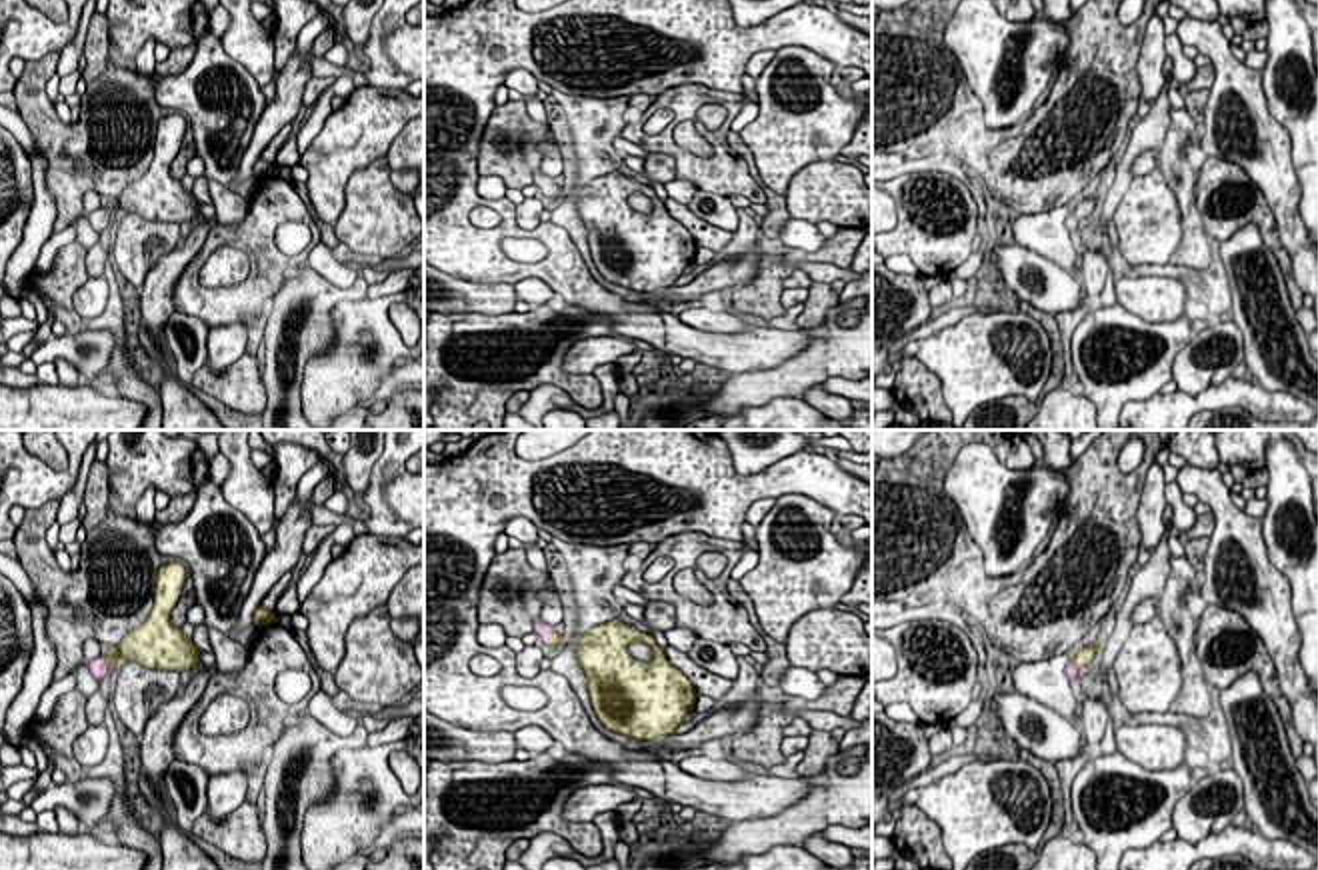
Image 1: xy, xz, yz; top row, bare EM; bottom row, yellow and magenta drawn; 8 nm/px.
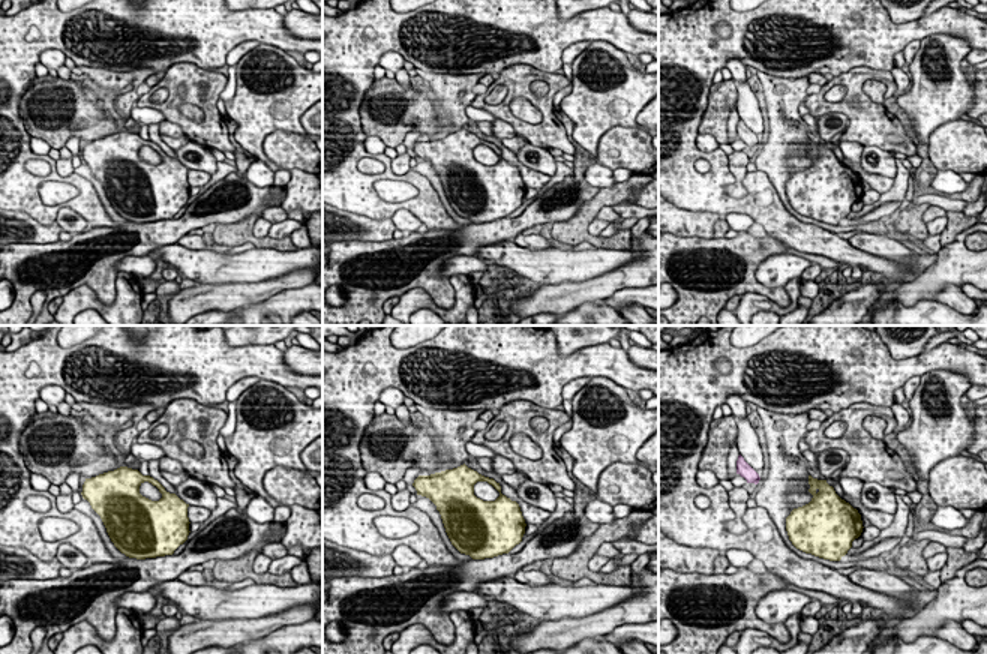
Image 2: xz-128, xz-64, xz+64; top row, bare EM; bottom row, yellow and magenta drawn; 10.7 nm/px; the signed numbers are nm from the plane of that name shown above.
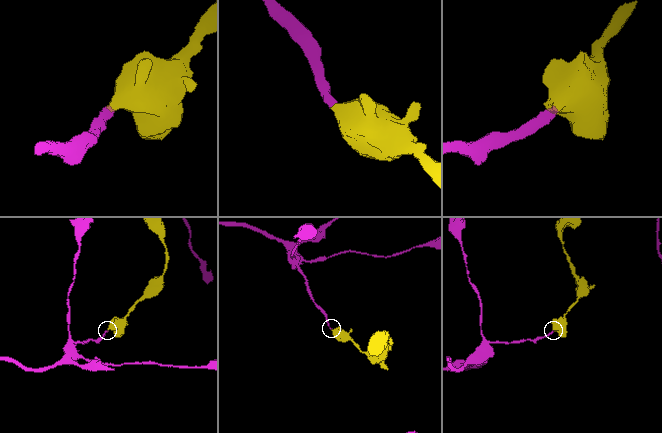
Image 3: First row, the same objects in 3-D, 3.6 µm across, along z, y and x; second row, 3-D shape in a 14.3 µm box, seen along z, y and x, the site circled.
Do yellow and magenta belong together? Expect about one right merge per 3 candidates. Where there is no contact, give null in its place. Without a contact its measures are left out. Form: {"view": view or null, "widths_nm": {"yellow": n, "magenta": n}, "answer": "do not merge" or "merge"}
{"view": "xz", "widths_nm": {"yellow": 130, "magenta": 120}, "answer": "merge"}

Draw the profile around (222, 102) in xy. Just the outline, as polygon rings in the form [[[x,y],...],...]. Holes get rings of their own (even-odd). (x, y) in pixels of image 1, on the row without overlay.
[[[208,32],[184,72],[158,76],[154,96],[160,106],[186,116],[204,176],[250,204],[258,182],[238,182],[236,176],[268,102],[256,78]]]

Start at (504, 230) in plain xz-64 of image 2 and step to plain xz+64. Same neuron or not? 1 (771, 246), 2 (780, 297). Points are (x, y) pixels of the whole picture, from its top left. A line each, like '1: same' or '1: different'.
1: same
2: same

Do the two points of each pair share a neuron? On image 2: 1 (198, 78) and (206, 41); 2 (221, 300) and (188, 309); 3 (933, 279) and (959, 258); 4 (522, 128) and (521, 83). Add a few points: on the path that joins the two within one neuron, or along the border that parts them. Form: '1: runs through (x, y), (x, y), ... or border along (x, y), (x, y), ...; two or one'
1: border along (167, 68), (176, 63), (195, 63), (215, 71); two
2: runs through (213, 300), (195, 302); one
3: runs through (939, 275), (953, 264); one
4: runs through (510, 117), (506, 113), (506, 102), (510, 95); one

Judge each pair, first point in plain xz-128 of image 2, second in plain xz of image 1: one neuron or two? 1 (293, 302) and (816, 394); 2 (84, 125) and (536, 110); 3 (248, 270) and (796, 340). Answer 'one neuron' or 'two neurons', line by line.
1: two neurons
2: two neurons
3: one neuron

